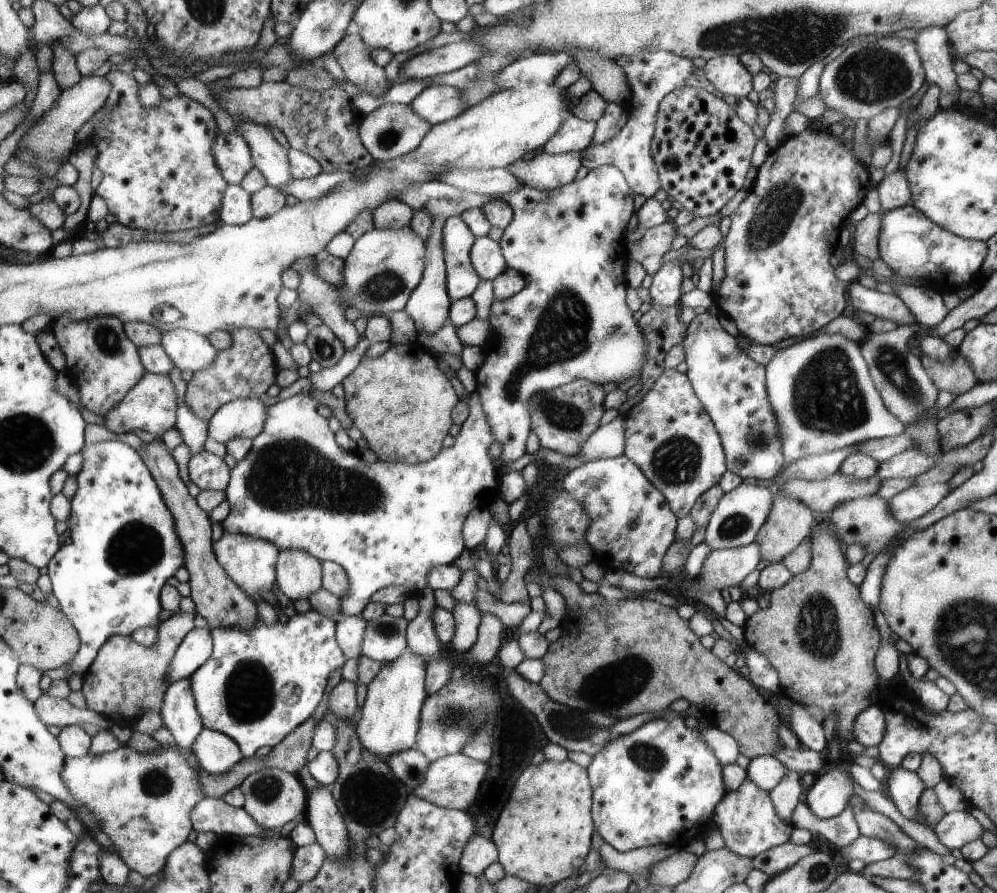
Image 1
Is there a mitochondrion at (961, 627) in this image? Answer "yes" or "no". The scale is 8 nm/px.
yes

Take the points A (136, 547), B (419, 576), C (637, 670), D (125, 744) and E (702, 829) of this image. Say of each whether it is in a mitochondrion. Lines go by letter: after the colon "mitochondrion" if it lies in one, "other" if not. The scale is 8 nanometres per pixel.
A: mitochondrion
B: other
C: mitochondrion
D: other
E: other

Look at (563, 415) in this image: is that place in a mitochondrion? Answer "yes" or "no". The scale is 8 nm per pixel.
yes

